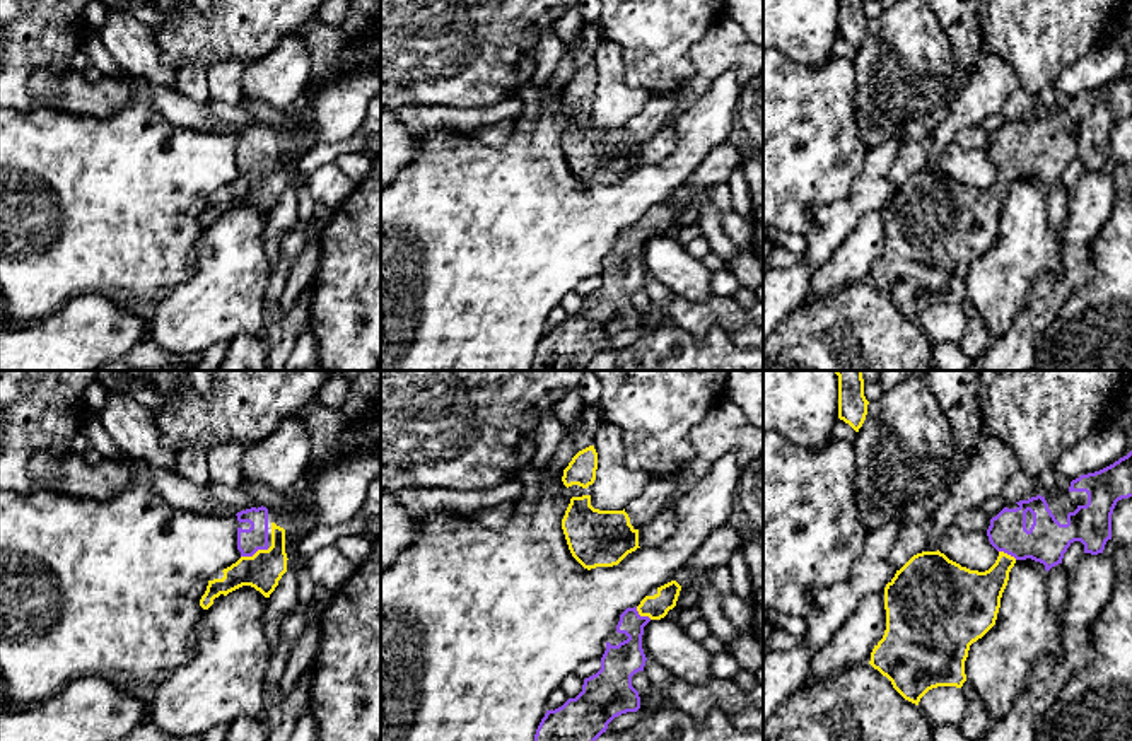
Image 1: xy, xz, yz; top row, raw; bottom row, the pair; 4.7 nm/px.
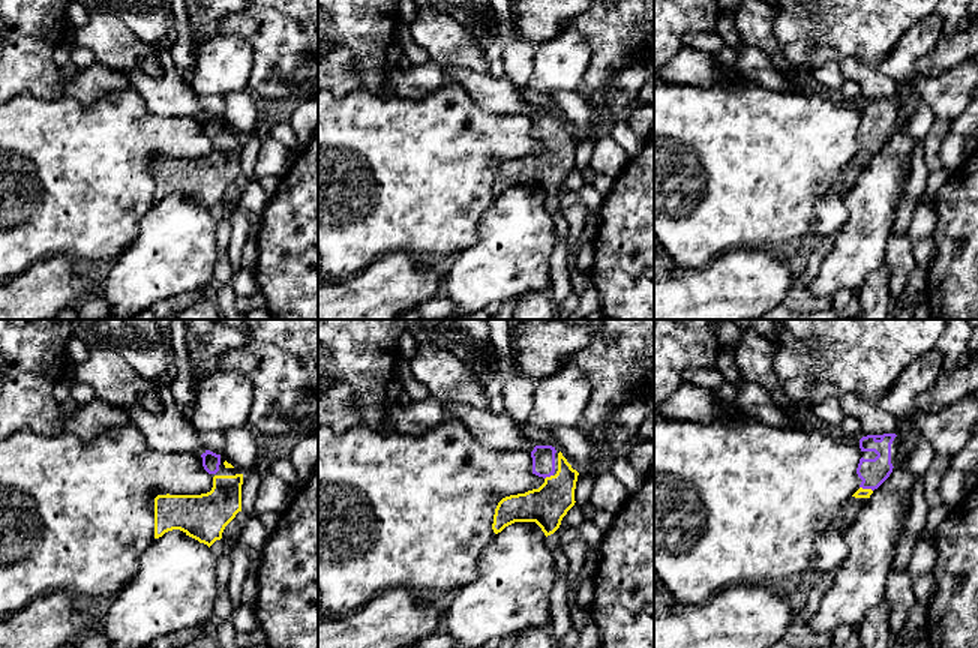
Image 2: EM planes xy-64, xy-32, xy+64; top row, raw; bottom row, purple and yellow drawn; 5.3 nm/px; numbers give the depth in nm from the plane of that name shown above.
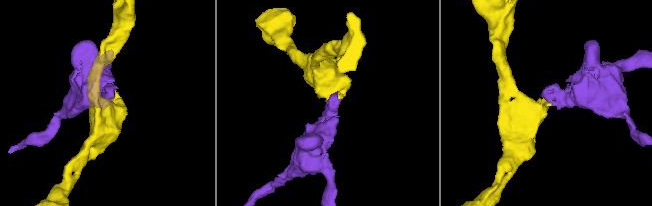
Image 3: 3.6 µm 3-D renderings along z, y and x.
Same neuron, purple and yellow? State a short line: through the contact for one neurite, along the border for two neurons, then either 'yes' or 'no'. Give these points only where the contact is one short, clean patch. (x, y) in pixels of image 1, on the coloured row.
line xy (255, 538), (255, 552), (262, 571); yes

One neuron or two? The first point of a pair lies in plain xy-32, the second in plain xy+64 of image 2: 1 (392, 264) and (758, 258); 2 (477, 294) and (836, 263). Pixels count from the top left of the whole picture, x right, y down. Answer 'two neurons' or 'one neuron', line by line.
1: one neuron
2: one neuron

